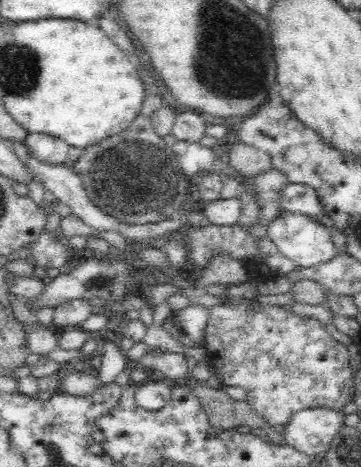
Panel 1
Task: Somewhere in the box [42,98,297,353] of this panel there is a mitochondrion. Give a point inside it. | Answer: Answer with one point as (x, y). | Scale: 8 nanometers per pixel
(137, 178)

